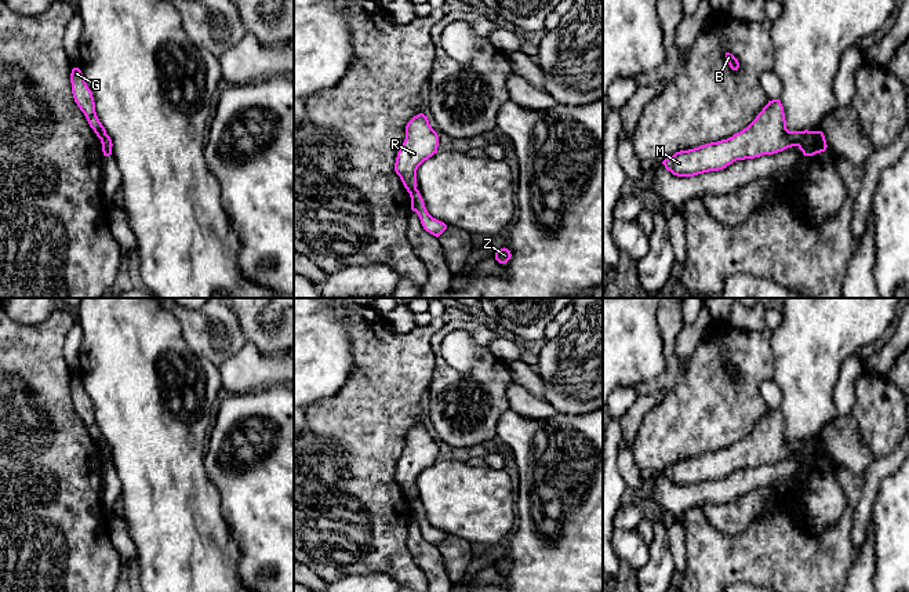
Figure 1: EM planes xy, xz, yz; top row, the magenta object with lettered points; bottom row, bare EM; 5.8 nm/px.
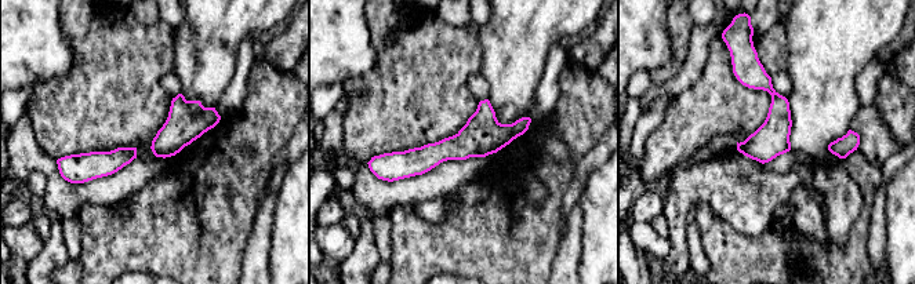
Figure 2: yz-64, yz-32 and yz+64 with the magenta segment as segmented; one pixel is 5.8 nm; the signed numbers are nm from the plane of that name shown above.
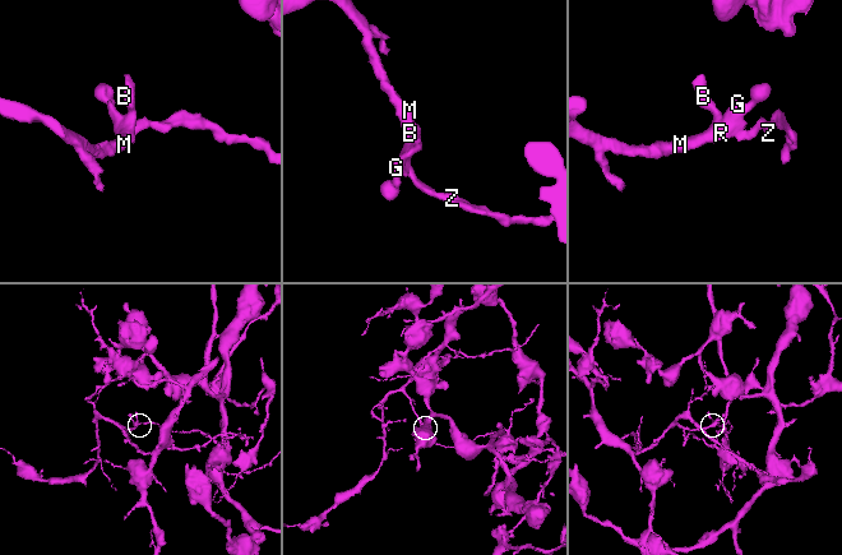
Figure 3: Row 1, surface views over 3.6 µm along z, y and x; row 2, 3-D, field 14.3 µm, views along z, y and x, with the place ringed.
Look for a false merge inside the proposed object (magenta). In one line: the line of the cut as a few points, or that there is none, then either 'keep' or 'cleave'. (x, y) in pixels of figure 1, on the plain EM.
cut yz (810, 440), (797, 454); cleave

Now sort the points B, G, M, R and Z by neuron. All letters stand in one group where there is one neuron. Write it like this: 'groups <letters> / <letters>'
groups B G M R / Z

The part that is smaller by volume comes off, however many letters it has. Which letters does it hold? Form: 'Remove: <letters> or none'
Remove: Z

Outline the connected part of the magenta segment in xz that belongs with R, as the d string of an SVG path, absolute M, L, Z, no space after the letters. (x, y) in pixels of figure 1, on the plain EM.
M419 422L406 435L406 448L397 461L394 480L408 502L417 498L418 476L437 462L439 444L429 433L428 425Z

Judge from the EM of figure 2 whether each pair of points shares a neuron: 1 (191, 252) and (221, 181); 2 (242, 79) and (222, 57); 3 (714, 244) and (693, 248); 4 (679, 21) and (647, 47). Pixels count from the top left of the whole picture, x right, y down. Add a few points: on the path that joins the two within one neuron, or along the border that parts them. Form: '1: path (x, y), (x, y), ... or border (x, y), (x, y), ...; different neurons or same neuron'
1: path (192, 235), (192, 224), (203, 210), (206, 199); same neuron
2: border (244, 40), (236, 53), (236, 73), (218, 99); different neurons
3: border (692, 217), (700, 232), (710, 269); different neurons
4: border (667, 14), (670, 35), (668, 62); different neurons

